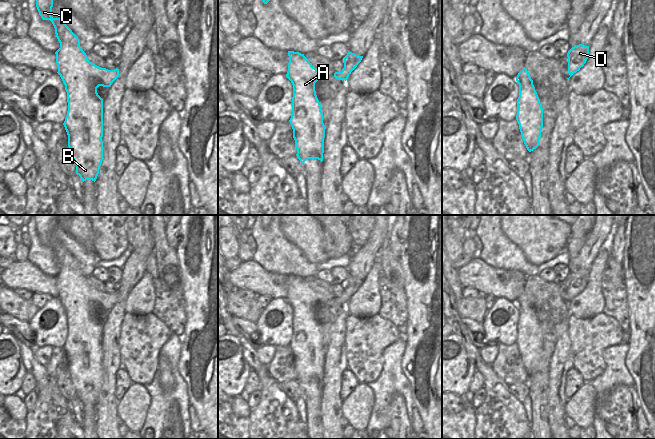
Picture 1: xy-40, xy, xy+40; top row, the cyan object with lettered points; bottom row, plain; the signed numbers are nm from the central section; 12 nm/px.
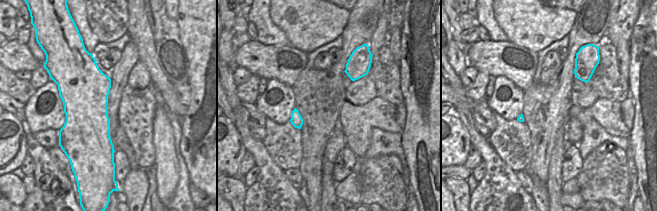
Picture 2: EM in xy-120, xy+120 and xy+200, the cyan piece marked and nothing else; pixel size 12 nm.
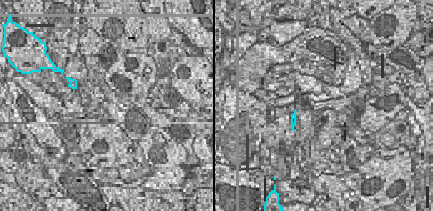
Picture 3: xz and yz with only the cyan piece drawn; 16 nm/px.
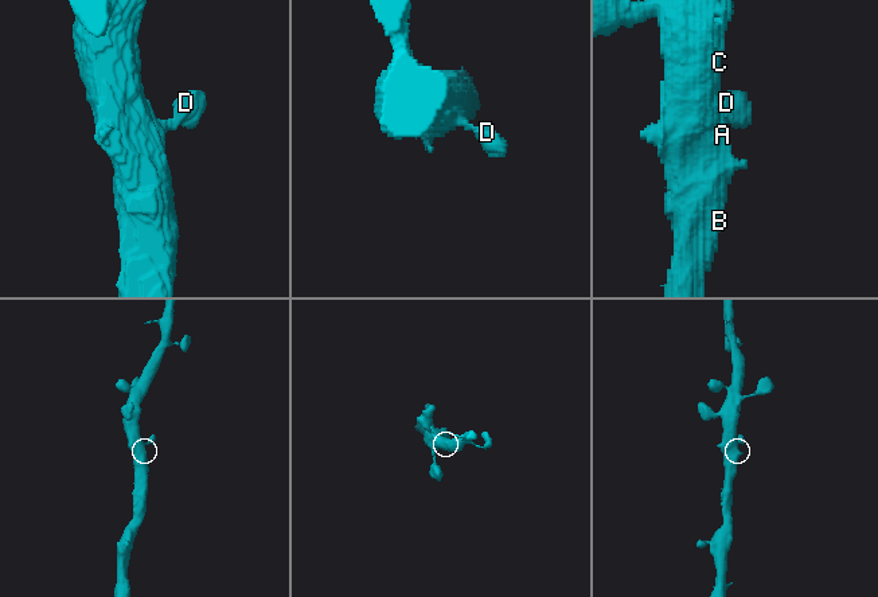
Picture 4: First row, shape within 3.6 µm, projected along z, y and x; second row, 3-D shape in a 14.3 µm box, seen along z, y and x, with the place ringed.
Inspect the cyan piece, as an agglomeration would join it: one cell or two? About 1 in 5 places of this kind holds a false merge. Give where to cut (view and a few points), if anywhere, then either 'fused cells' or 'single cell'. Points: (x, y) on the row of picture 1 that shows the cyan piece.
no cut | single cell

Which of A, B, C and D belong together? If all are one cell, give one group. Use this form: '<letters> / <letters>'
A B C D

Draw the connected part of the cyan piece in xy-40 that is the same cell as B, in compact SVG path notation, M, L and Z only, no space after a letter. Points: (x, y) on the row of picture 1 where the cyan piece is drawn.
M36 0L36 7L43 20L50 20L55 28L60 48L55 52L58 74L67 92L68 111L63 123L68 135L69 154L75 165L76 174L82 181L96 181L103 161L103 99L98 95L99 86L110 87L119 77L119 69L108 70L101 68L87 58L80 47L78 37L60 19L53 18L53 0Z

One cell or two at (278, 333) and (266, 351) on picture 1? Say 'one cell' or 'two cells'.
two cells

